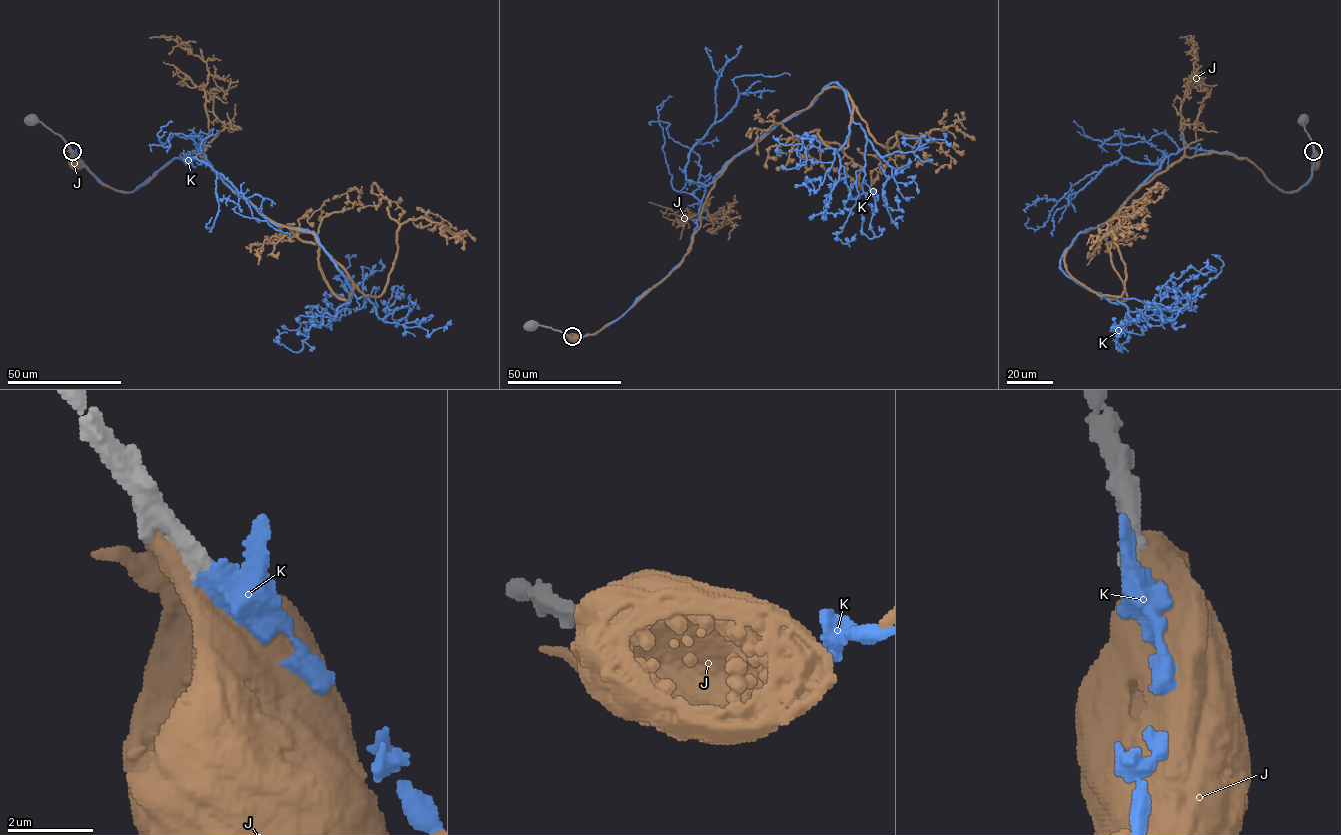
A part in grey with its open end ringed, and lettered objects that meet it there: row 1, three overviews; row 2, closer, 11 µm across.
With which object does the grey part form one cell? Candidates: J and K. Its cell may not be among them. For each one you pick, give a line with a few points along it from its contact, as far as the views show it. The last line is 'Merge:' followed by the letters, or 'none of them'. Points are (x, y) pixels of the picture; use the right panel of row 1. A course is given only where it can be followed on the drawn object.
K: it runs (1313, 151), (1285, 192), (1245, 158), (1180, 149), (1060, 264), (1158, 307), (1172, 277), (1216, 270), (1192, 275)
Merge: K

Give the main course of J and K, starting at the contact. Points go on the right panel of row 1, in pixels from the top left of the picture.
J: (1314, 150), (1314, 163)
K: (1313, 151), (1285, 192), (1245, 158), (1180, 149), (1060, 264), (1158, 307), (1172, 277), (1216, 270), (1192, 275)

